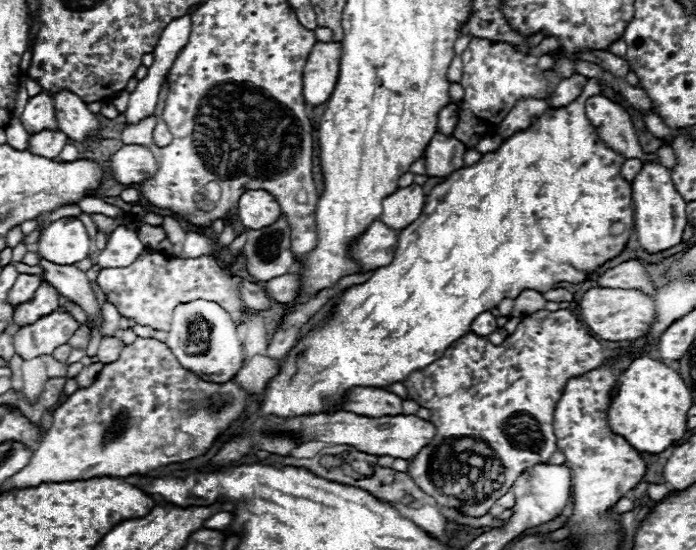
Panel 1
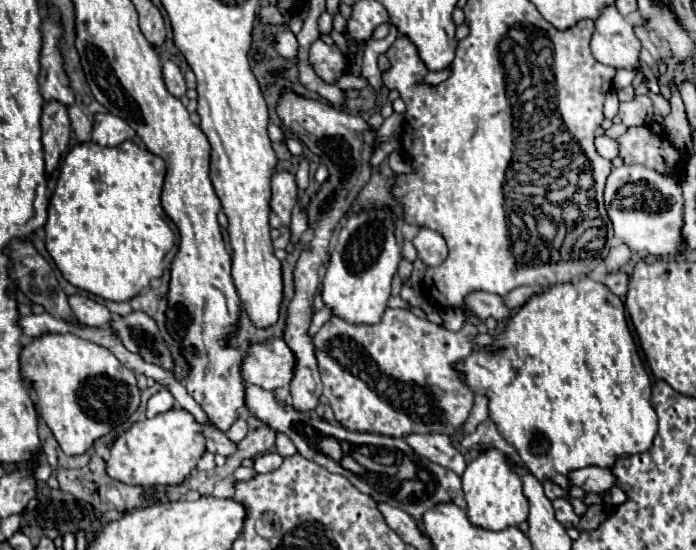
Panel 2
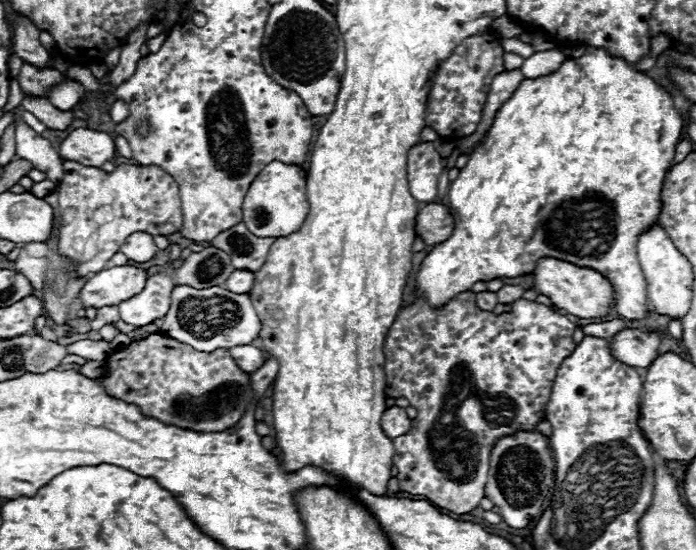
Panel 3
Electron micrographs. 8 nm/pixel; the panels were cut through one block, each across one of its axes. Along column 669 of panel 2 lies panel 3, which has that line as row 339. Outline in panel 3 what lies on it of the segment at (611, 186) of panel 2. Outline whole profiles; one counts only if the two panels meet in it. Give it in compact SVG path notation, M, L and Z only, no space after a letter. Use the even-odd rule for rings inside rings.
M174 286L172 294L170 294L170 310L164 318L164 326L162 332L182 344L194 346L194 350L202 350L202 352L210 352L210 350L218 350L218 348L230 348L230 346L244 346L244 344L252 344L258 338L260 332L260 318L252 306L252 300L248 294L234 294L230 290L224 290L220 286L212 286L206 290L194 290L192 286Z

